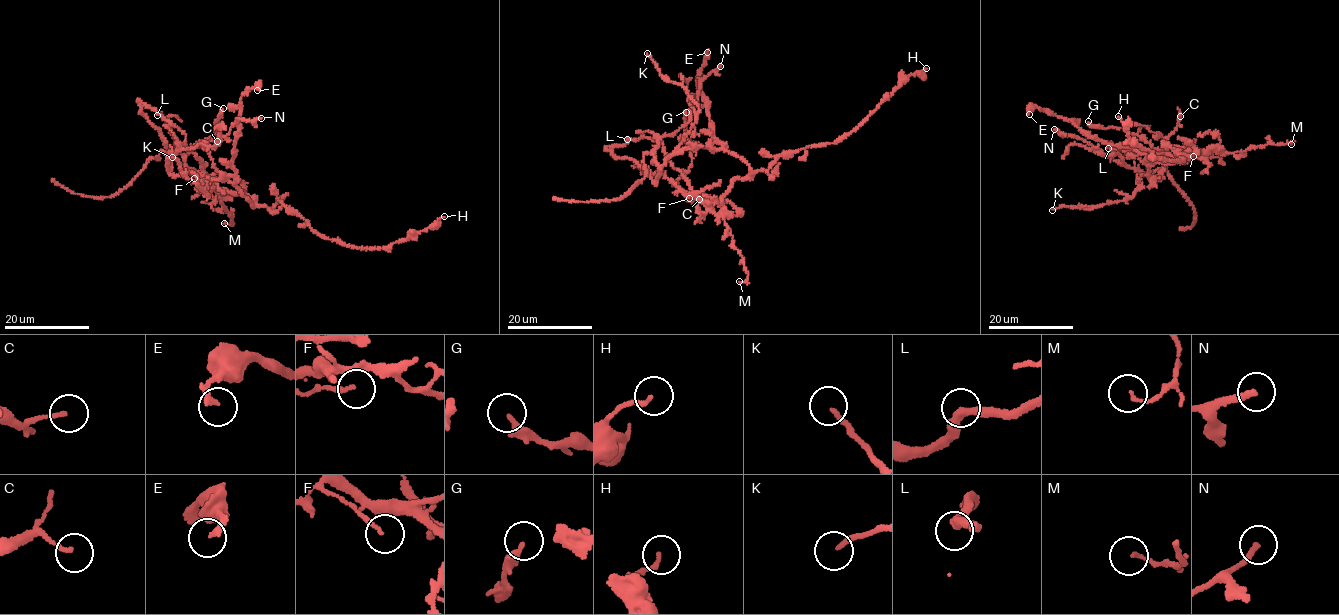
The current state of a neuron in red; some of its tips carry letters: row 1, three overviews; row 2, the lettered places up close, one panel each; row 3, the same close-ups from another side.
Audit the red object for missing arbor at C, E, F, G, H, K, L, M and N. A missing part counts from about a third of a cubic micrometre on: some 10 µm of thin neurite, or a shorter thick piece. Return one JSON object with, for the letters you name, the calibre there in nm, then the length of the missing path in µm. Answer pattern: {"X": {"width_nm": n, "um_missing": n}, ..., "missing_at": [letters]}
{"missing_at": []}

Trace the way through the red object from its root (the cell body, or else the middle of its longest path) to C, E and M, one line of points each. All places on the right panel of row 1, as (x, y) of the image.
C: (1164, 163), (1153, 162), (1149, 179), (1160, 179), (1150, 173), (1149, 161), (1168, 148), (1180, 116)
E: (1164, 163), (1129, 147), (1088, 137), (1071, 121), (1035, 107), (1028, 111), (1029, 114)
M: (1164, 163), (1185, 162), (1189, 158), (1186, 152), (1196, 153), (1209, 148), (1231, 154), (1252, 146), (1291, 144)

